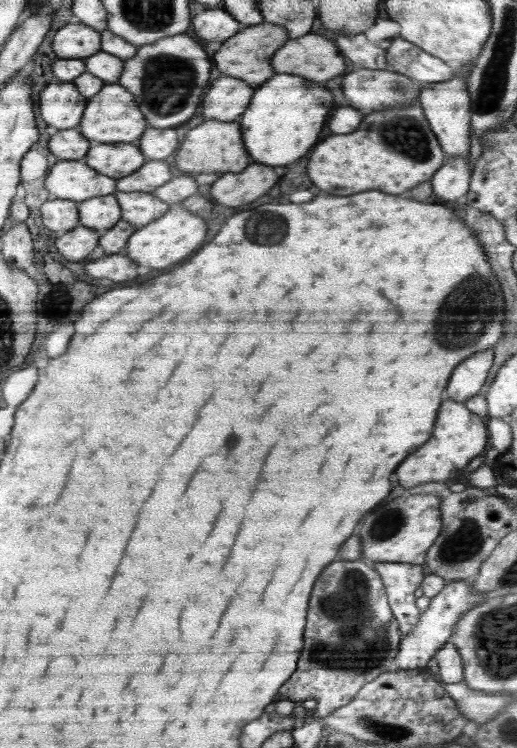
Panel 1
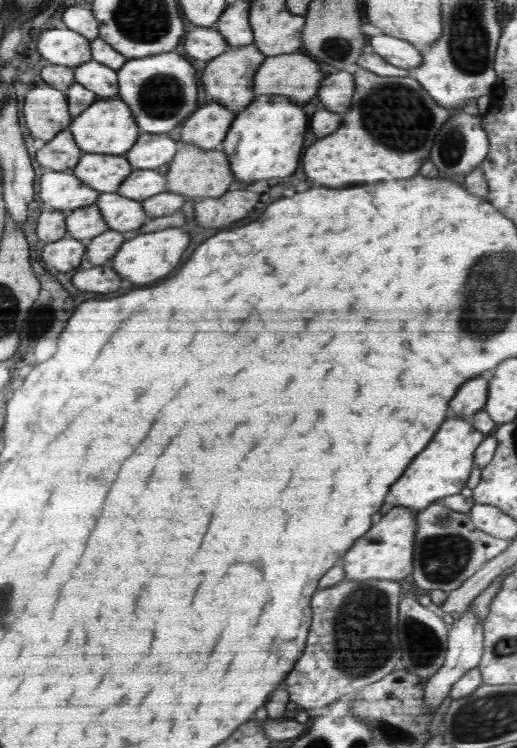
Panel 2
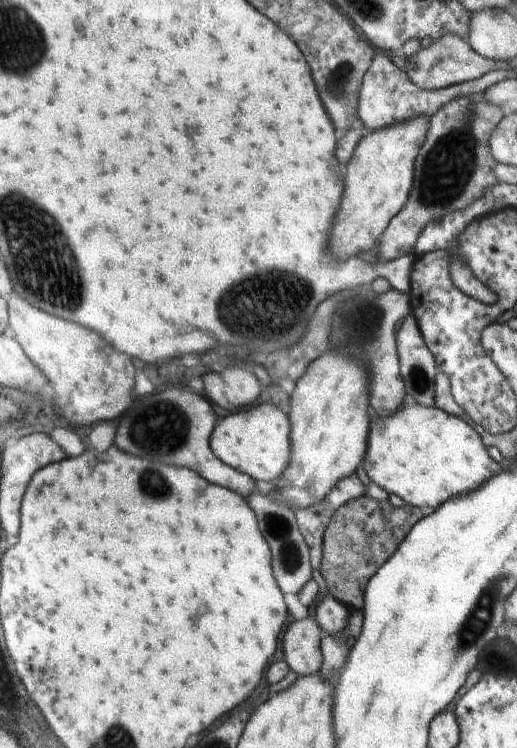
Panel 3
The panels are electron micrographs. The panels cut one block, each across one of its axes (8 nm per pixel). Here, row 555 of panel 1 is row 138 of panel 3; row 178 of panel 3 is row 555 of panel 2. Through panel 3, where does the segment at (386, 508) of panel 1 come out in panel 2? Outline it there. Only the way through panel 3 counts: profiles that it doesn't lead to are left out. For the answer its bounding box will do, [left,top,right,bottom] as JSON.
[338,504,416,580]

